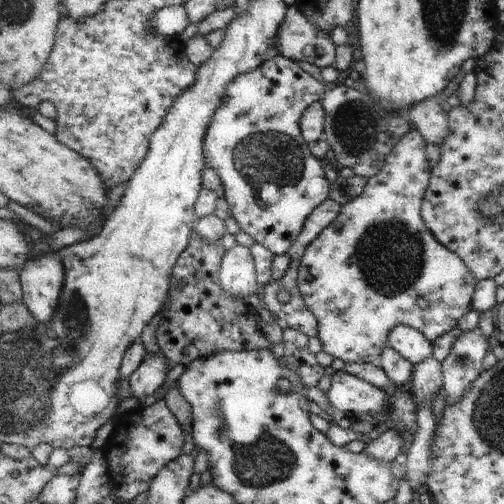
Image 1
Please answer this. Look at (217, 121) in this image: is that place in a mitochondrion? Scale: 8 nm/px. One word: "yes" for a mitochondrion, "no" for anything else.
no

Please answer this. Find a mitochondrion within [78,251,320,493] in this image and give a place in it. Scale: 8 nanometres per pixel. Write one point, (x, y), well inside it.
(265, 461)

